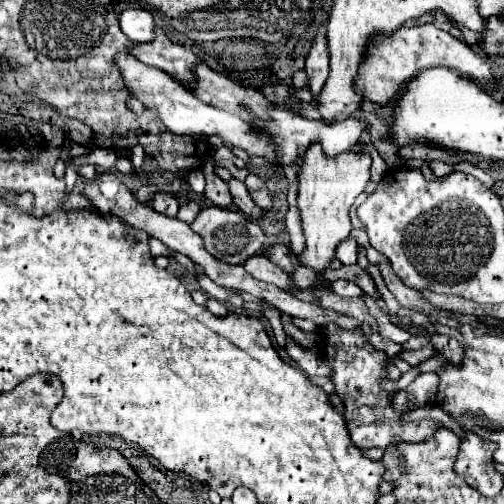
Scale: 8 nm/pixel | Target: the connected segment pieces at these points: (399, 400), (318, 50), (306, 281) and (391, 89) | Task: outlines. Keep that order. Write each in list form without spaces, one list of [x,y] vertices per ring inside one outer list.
[[[421,373],[407,389],[397,391],[393,395],[393,405],[397,411],[405,411],[405,401],[411,409],[425,407],[435,399],[435,391],[439,385],[439,377],[435,373]]]
[[[325,29],[319,31],[307,61],[305,61],[305,71],[309,75],[309,85],[307,89],[313,93],[313,97],[317,97],[327,81],[329,75],[329,57],[327,57],[327,39],[325,39]]]
[[[299,267],[299,269],[291,275],[293,285],[295,285],[295,287],[299,287],[299,289],[313,287],[313,283],[315,283],[317,279],[319,279],[319,277],[317,277],[317,273],[315,273],[313,269],[309,269],[309,267]]]
[[[417,25],[397,29],[391,37],[383,37],[383,41],[379,41],[379,45],[367,53],[367,61],[363,61],[363,73],[359,73],[359,85],[355,85],[355,89],[377,105],[395,105],[401,89],[407,85],[407,81],[411,81],[411,77],[415,77],[415,71],[429,67],[449,67],[491,91],[499,83],[479,51],[459,41],[451,33],[437,29],[435,25]]]

